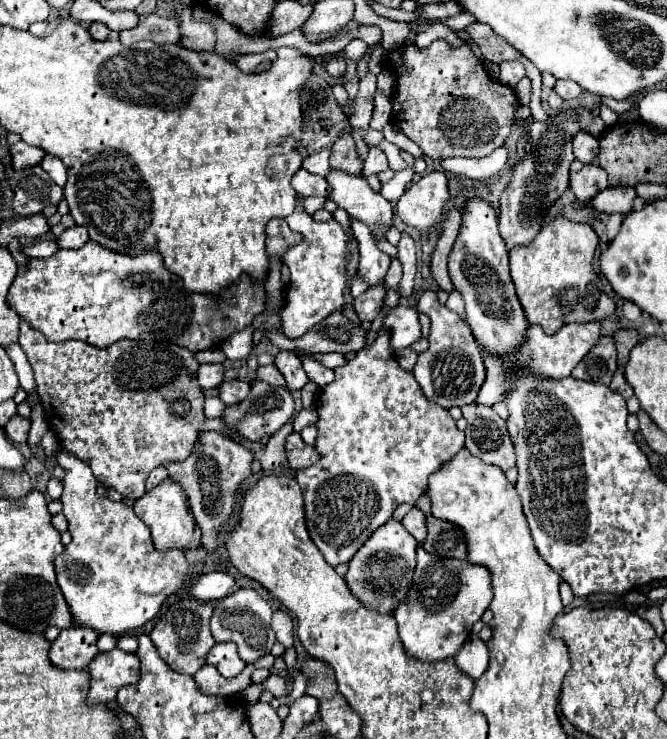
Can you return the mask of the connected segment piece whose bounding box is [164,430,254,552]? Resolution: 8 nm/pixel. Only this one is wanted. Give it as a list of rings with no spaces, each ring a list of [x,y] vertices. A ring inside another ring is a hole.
[[[210,430],[210,432],[200,434],[200,438],[194,446],[194,452],[186,460],[164,464],[168,468],[168,476],[174,482],[182,484],[182,488],[186,490],[192,514],[196,516],[196,522],[202,528],[204,548],[208,552],[214,552],[214,548],[220,544],[220,540],[216,536],[220,532],[220,526],[228,520],[228,516],[232,512],[236,488],[240,486],[242,480],[246,480],[252,474],[252,470],[250,470],[252,460],[254,460],[254,454],[250,450],[246,450],[244,446],[238,446],[222,432]]]

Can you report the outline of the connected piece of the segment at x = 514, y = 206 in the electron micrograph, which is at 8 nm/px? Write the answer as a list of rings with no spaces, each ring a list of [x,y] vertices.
[[[576,110],[580,122],[566,122],[562,118],[554,118],[550,122],[532,122],[532,152],[514,166],[512,180],[506,192],[500,198],[500,236],[504,238],[508,250],[516,244],[530,244],[540,226],[544,224],[544,214],[550,204],[564,194],[568,188],[568,170],[574,160],[572,156],[572,136],[578,130],[604,130],[606,124],[600,118],[592,118],[590,110]]]

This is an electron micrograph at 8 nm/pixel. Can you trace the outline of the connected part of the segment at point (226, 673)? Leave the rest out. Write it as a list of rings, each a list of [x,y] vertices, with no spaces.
[[[216,642],[214,648],[210,650],[206,662],[216,666],[224,678],[238,676],[242,672],[242,668],[246,666],[244,660],[240,660],[240,656],[236,652],[236,644],[232,644],[232,642]]]

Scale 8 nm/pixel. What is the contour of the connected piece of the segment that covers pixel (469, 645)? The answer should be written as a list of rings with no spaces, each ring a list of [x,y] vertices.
[[[474,634],[462,644],[462,648],[458,650],[454,660],[462,672],[466,672],[470,678],[478,680],[488,666],[488,646],[484,640],[480,640]]]

